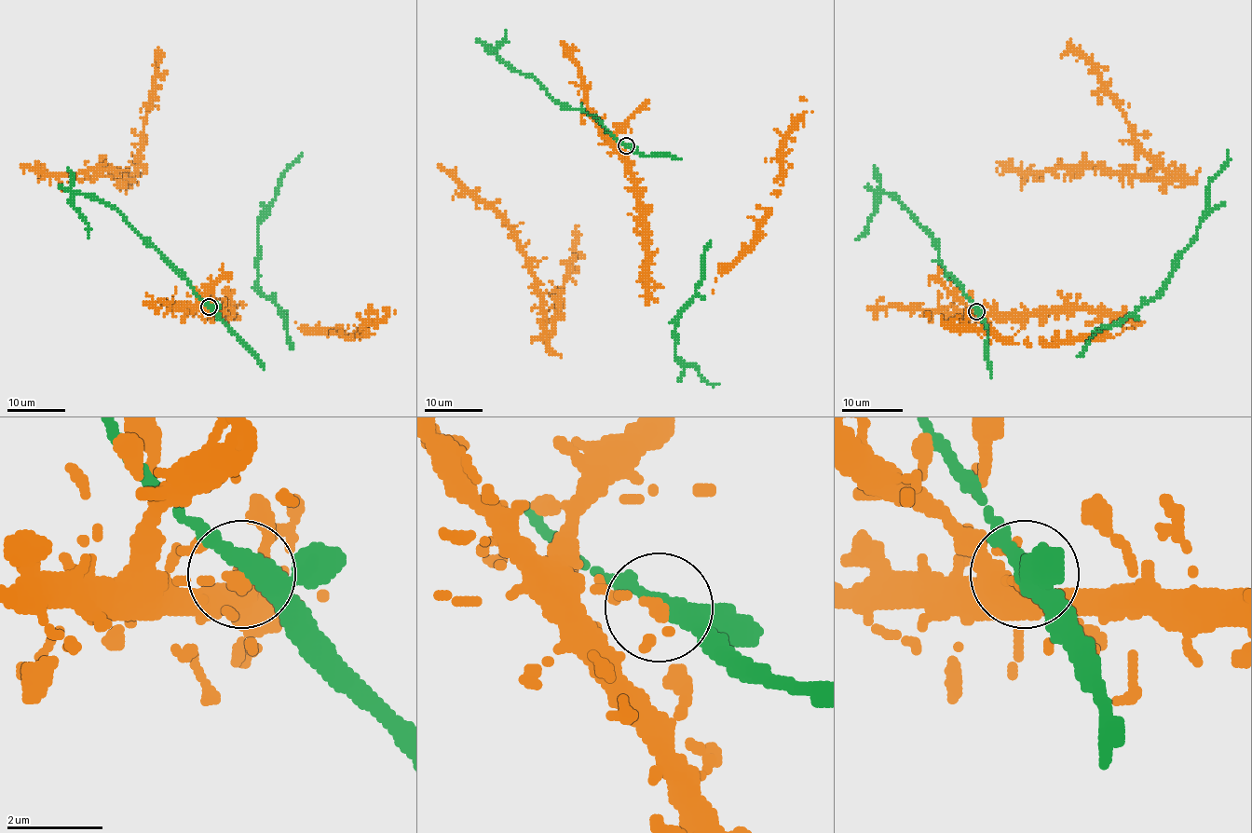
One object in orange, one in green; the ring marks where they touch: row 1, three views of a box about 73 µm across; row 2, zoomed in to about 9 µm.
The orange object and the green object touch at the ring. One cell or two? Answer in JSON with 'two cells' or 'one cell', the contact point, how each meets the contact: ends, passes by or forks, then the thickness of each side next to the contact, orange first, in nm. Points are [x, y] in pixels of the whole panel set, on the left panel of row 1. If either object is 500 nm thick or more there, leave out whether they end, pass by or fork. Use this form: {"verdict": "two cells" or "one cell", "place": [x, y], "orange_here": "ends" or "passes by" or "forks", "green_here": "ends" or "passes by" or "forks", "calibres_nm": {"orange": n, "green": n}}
{"verdict": "two cells", "place": [209, 307], "orange_here": "ends", "green_here": "forks", "calibres_nm": {"orange": 280, "green": 320}}

